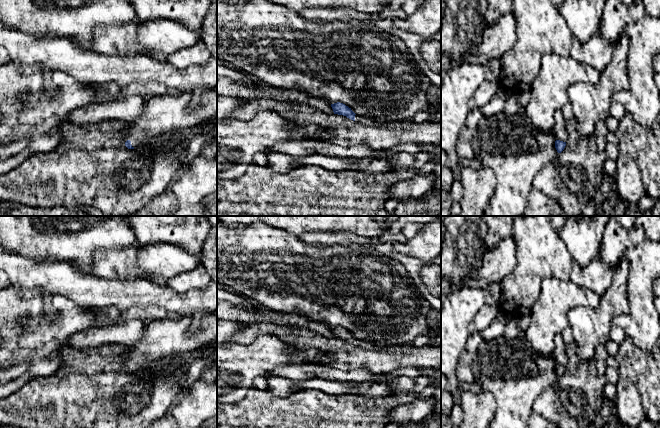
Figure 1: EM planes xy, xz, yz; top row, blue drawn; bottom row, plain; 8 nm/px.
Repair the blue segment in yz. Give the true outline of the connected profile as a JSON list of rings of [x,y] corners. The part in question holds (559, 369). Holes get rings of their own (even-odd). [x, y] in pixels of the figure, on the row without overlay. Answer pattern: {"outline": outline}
{"outline": [[[561,333],[555,336],[554,342],[555,349],[552,353],[552,356],[554,357],[557,363],[555,365],[555,372],[558,377],[561,377],[564,374],[566,370],[566,365],[568,363],[568,357],[566,354],[566,344],[564,343]]]}

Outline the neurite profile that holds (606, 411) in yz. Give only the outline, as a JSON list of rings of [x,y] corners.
[[[604,398],[602,407],[600,409],[600,415],[607,422],[612,416],[614,416],[613,409],[615,403],[607,398]]]

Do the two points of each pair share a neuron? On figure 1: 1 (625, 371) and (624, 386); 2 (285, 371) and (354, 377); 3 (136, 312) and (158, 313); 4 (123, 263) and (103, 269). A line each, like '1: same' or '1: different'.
1: different
2: same
3: same
4: same

